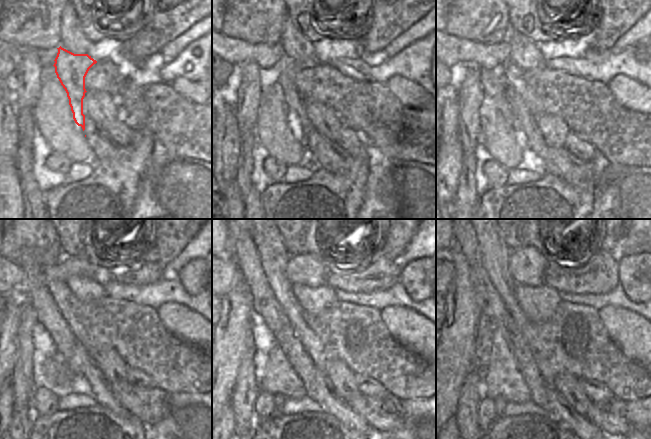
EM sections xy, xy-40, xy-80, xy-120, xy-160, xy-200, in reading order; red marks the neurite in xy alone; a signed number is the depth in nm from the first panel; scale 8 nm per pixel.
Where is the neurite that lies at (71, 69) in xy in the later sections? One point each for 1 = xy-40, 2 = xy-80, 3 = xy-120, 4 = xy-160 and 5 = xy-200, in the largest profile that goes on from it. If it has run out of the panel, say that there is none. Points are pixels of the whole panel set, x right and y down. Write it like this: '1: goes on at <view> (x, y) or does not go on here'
1: goes on at xy-40 (300, 123)
2: goes on at xy-80 (527, 132)
3: goes on at xy-120 (102, 394)
4: goes on at xy-160 (322, 392)
5: goes on at xy-200 (561, 409)

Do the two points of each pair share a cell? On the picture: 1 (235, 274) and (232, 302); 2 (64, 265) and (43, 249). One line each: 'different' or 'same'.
1: different
2: different

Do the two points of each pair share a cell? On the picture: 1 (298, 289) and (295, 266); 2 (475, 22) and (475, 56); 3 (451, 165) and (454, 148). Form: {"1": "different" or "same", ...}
{"1": "different", "2": "different", "3": "same"}

